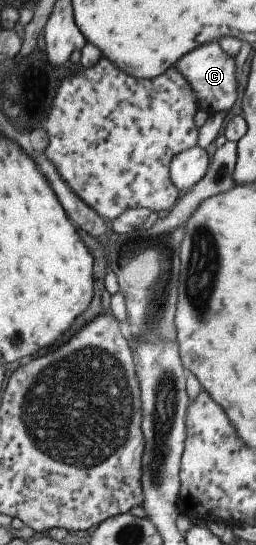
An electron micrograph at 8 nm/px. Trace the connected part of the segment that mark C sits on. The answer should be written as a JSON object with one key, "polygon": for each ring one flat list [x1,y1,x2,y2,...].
{"polygon":[[216,41,198,45,189,53,182,55,175,64,176,71,186,79,188,87,194,93,197,109,209,115,216,112,228,112,237,97,236,68,234,57,228,57]]}

